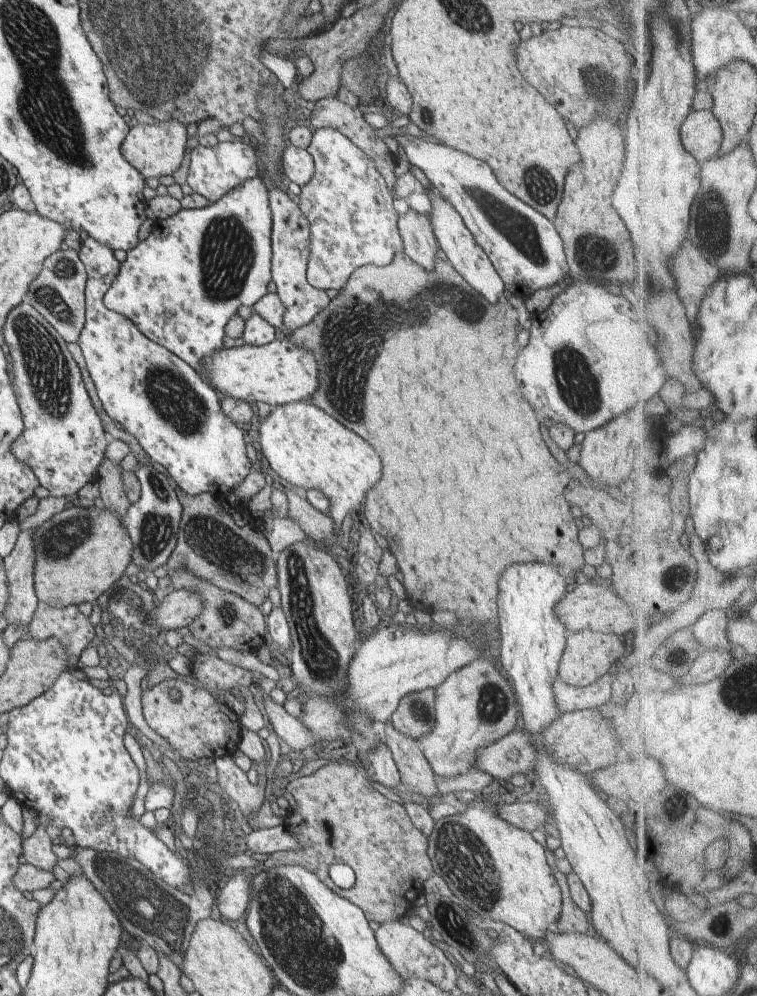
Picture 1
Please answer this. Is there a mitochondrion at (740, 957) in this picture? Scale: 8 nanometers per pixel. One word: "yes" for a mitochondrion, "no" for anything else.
no

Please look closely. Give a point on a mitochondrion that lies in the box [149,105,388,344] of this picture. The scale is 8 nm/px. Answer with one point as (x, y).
(228, 253)

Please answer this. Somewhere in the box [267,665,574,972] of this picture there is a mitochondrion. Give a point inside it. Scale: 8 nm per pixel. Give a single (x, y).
(463, 857)

